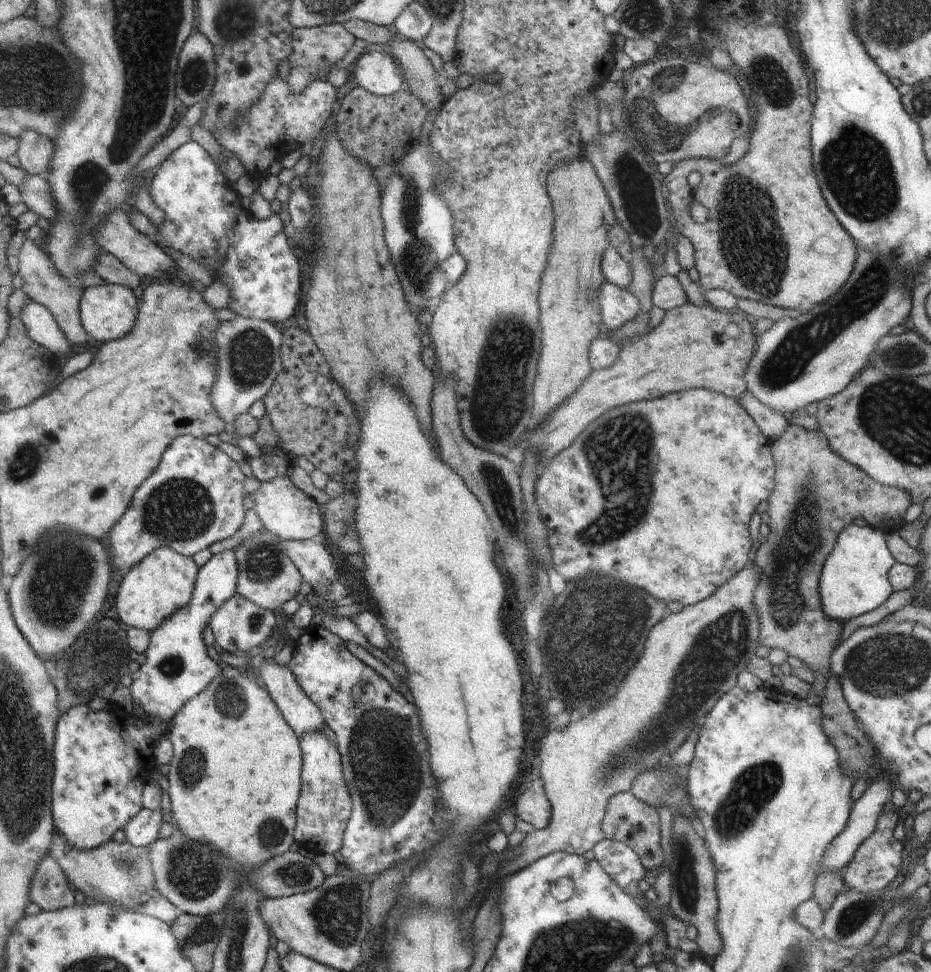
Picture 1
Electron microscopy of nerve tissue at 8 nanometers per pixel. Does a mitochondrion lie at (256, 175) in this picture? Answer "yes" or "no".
no

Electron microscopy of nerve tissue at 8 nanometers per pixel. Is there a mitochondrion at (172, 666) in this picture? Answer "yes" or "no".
yes

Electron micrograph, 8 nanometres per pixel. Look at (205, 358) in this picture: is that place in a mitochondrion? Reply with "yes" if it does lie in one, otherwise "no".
yes

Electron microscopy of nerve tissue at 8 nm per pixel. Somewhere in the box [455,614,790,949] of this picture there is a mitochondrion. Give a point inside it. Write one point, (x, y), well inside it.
(751, 792)

